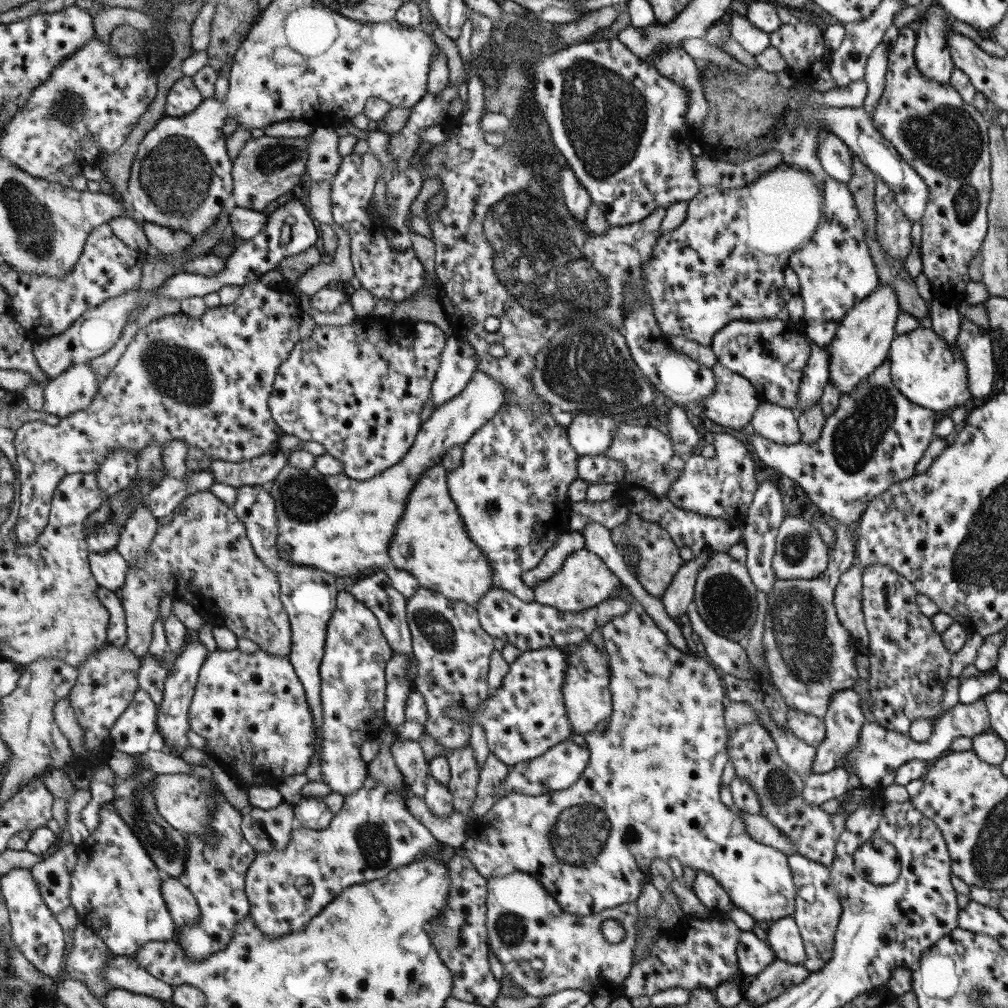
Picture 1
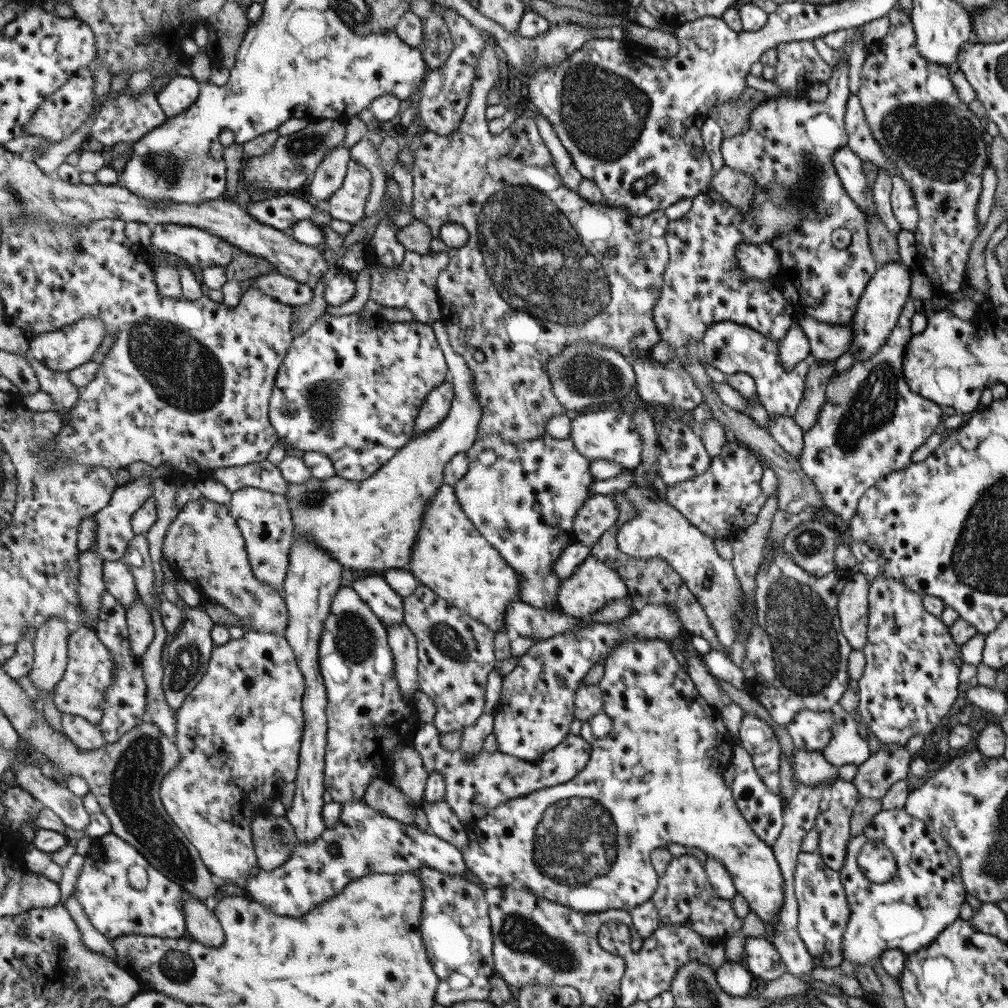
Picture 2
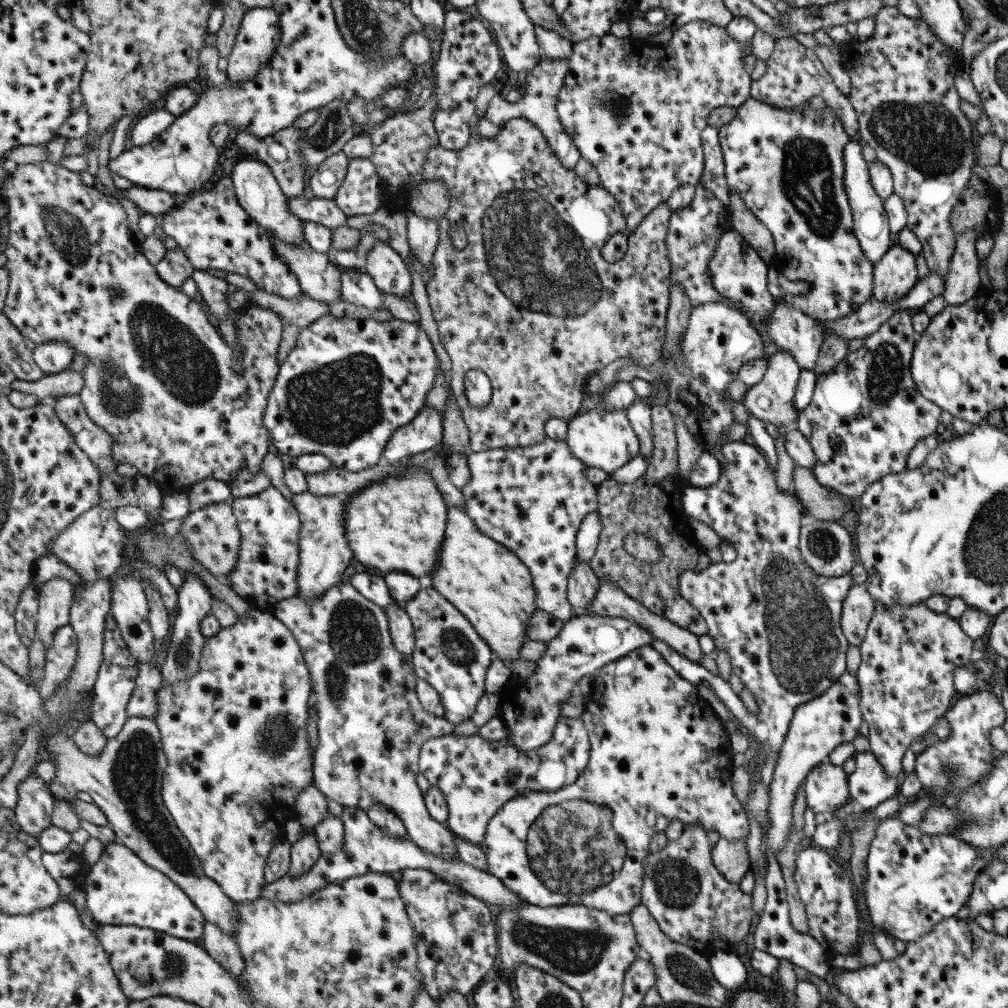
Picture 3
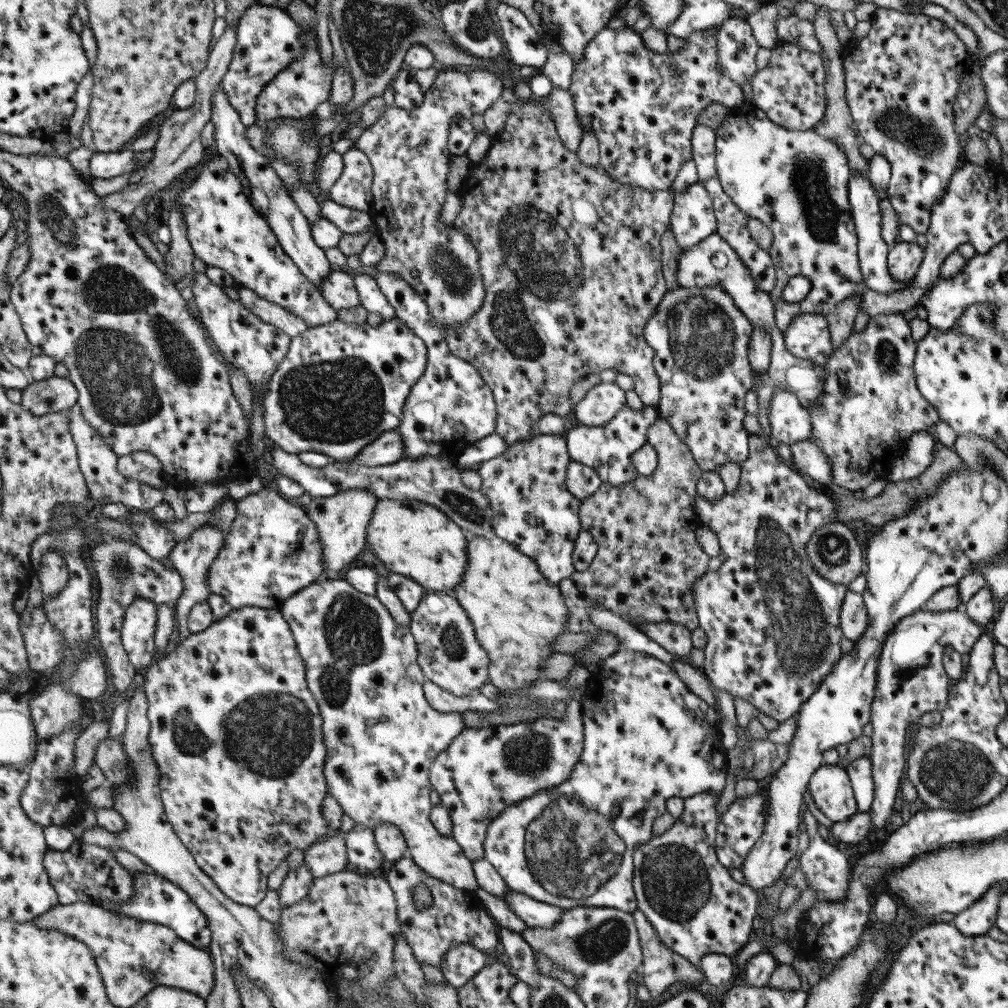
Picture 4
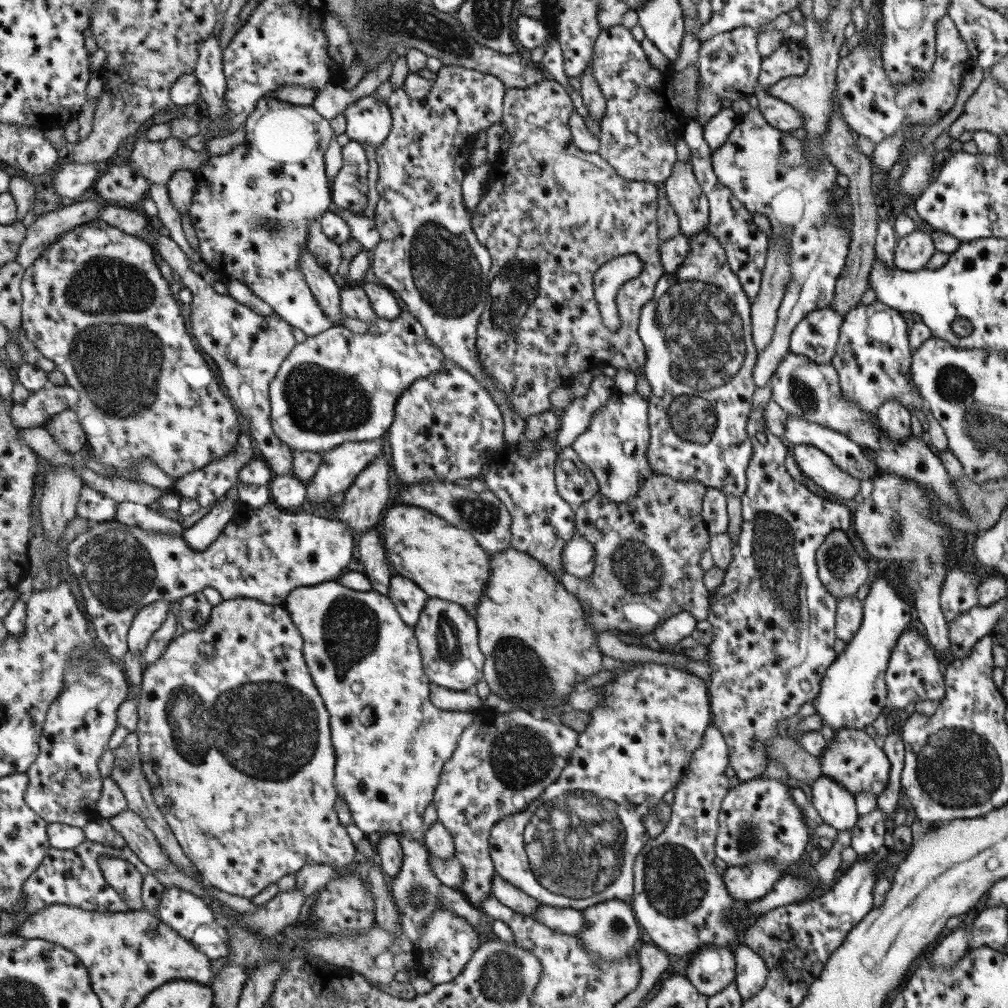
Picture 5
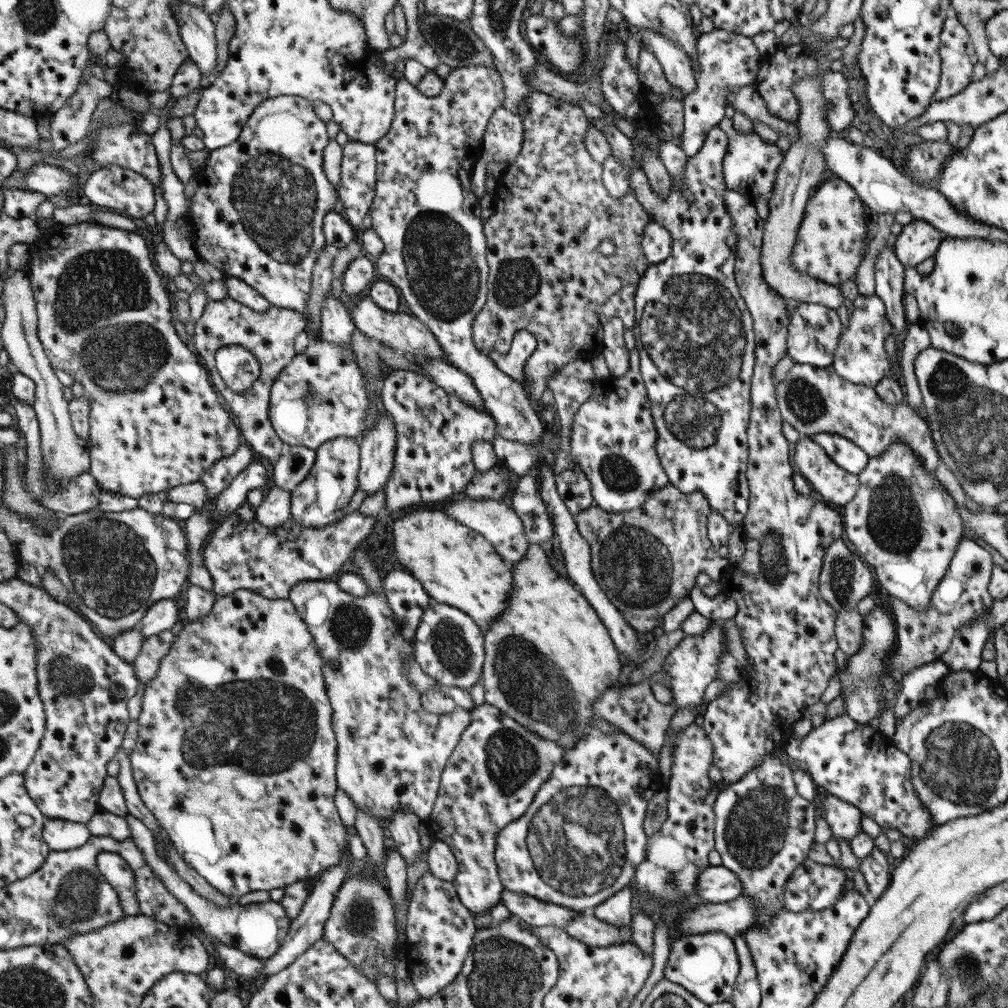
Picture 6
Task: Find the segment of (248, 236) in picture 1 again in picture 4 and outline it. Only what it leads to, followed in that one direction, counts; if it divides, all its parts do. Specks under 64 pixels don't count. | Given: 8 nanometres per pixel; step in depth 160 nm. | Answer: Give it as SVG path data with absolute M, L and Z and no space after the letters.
M326 197L322 202L322 218L333 221L344 233L361 234L372 228L370 213L337 204Z

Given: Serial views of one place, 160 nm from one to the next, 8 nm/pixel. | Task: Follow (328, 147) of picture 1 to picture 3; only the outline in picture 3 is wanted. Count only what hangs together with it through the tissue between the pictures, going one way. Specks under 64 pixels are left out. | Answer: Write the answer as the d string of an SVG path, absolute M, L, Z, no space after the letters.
M345 151L326 158L308 177L308 192L312 197L331 200L337 196L348 175L350 158Z

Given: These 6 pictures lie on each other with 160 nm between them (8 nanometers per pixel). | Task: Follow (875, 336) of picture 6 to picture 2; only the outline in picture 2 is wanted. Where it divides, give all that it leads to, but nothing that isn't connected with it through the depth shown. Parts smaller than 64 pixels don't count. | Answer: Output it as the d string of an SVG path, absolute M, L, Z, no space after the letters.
M909 294L901 308L897 324L877 352L868 359L853 361L849 368L831 375L825 385L825 402L821 412L818 413L817 422L802 433L802 451L797 458L801 470L821 493L824 506L839 516L847 526L865 489L890 472L904 469L911 464L911 453L926 441L944 416L943 409L937 404L911 392L901 373L904 350L912 336L909 332L909 321L916 313L913 300Z

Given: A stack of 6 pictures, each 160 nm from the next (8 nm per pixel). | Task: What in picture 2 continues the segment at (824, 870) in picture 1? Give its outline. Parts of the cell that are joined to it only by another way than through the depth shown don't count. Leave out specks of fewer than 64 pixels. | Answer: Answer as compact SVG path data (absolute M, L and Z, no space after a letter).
M801 852L793 872L793 894L798 904L796 931L815 967L833 968L842 963L842 934L850 910L839 882L838 871L827 868L815 853Z

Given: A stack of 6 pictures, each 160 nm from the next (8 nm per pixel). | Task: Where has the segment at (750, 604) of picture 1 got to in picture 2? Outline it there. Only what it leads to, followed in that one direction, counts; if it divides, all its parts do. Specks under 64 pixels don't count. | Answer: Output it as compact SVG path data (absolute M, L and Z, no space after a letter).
M634 486L615 493L623 493L637 512L635 518L616 528L617 548L623 554L637 560L649 560L653 556L665 560L703 607L719 644L724 650L730 650L737 635L732 619L733 613L739 609L738 596L741 592L740 582L734 575L730 561L716 553L711 537L689 524L680 512L667 504L667 501L659 499L655 489Z

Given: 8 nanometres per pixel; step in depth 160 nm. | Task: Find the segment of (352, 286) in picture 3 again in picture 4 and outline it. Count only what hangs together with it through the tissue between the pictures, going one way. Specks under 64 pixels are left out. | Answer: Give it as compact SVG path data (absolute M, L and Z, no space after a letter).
M359 274L354 276L354 280L357 292L359 292L359 298L361 298L362 307L367 312L371 311L380 314L386 320L396 317L395 308L391 306L391 302L379 288L376 278Z

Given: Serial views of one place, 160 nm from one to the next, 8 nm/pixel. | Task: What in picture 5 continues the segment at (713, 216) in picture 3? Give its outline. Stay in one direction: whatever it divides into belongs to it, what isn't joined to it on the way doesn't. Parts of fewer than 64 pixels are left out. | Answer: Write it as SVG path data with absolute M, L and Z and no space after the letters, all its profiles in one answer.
M675 159L670 175L664 180L664 191L685 238L706 228L708 200L699 188L690 162L684 163Z

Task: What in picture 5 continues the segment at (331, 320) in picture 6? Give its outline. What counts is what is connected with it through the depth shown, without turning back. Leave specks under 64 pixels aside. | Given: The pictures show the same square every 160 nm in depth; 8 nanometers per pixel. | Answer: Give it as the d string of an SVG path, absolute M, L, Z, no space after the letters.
M306 250L302 254L301 268L303 276L306 276L306 282L310 284L311 291L319 305L332 318L335 327L343 322L343 313L341 310L341 282L336 277L323 269L315 255Z

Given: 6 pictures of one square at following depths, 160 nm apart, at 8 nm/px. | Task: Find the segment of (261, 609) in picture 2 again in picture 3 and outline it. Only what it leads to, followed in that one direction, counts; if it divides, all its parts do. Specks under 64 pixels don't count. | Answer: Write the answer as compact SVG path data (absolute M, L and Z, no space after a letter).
M233 500L213 503L197 512L185 516L179 529L185 546L192 550L194 557L206 566L217 578L230 582L230 574L238 563L242 547L242 531L238 525L238 516L234 511Z

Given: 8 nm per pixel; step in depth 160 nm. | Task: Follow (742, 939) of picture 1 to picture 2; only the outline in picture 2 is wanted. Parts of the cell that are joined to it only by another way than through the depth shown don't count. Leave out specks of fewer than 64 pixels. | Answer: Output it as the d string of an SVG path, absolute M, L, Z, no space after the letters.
M746 937L741 964L752 974L765 981L779 978L786 970L780 954L767 938Z

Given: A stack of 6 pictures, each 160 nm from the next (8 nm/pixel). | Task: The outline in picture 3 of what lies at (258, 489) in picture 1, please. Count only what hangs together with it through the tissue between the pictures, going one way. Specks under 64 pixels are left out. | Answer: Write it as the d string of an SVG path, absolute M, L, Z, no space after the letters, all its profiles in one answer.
M272 485L263 492L234 498L233 504L242 531L242 547L238 563L230 574L229 585L256 607L274 609L283 599L300 592L302 518L293 502L286 500L281 490Z

